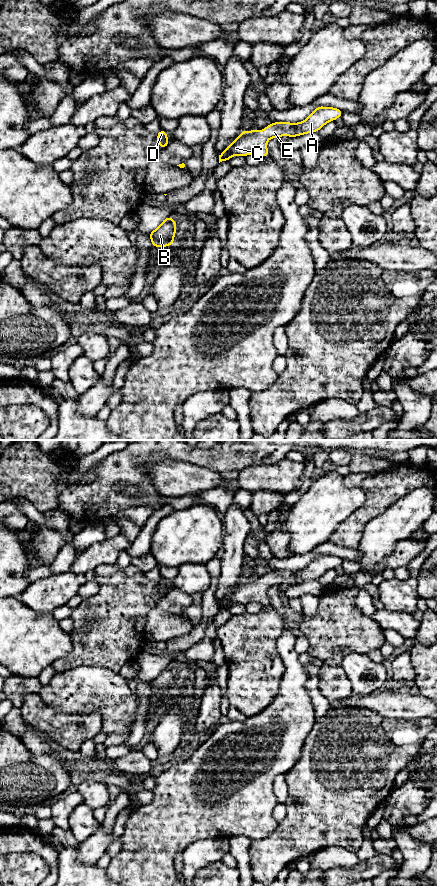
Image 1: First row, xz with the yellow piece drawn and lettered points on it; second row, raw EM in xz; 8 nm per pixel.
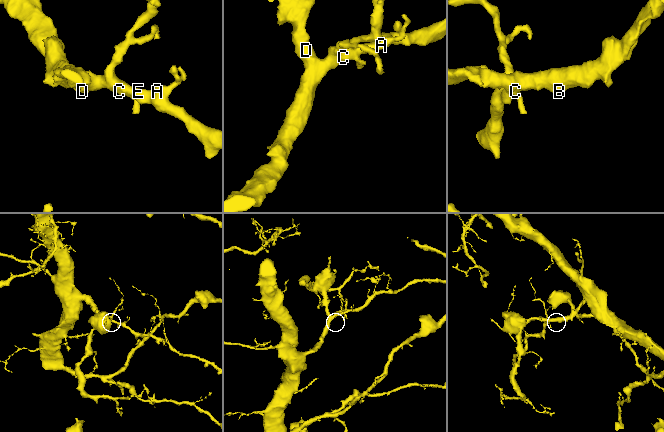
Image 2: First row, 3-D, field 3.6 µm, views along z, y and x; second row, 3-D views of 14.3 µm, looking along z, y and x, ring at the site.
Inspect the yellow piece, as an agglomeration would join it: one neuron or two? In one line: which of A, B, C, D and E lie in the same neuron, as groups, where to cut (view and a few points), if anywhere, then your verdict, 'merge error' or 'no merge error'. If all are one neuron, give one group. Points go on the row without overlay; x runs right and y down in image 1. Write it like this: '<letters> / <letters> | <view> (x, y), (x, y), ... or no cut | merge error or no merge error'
A B C D E | no cut | no merge error

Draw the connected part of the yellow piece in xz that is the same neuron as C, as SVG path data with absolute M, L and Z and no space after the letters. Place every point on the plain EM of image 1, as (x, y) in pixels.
M318 554L302 570L274 570L263 578L242 579L240 583L219 603L219 611L235 604L246 605L249 602L258 602L263 606L269 604L267 590L272 586L290 584L291 586L318 580L325 572L337 566L342 566L343 559L334 555Z

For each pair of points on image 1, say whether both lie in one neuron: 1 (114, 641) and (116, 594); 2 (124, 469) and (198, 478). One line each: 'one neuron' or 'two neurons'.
1: one neuron
2: two neurons

